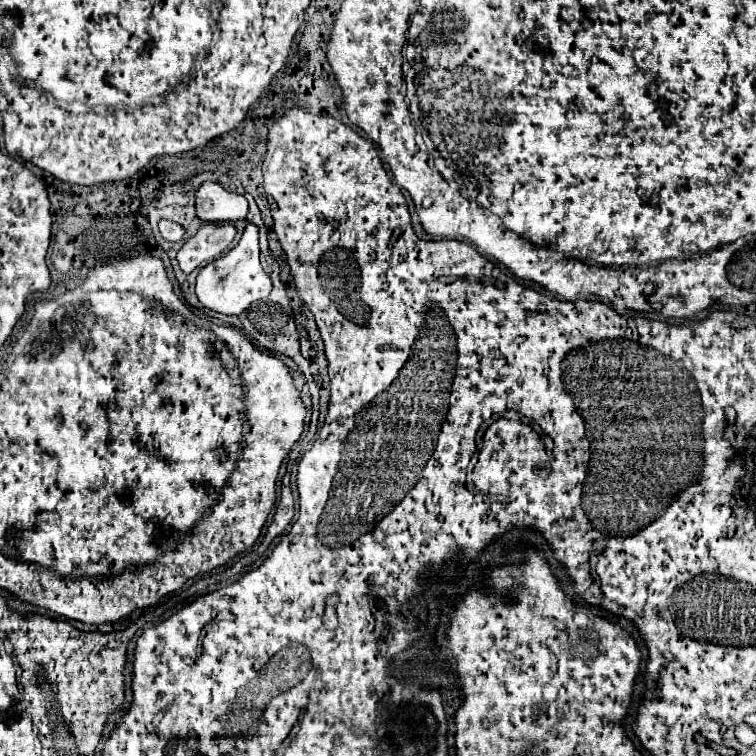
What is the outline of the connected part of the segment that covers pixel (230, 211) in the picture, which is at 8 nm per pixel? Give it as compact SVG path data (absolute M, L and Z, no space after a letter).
M205 182L195 194L199 220L243 220L249 212L247 200L241 194L227 192L215 182Z

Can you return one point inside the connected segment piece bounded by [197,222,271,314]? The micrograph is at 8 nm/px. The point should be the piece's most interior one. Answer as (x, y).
(230, 284)

